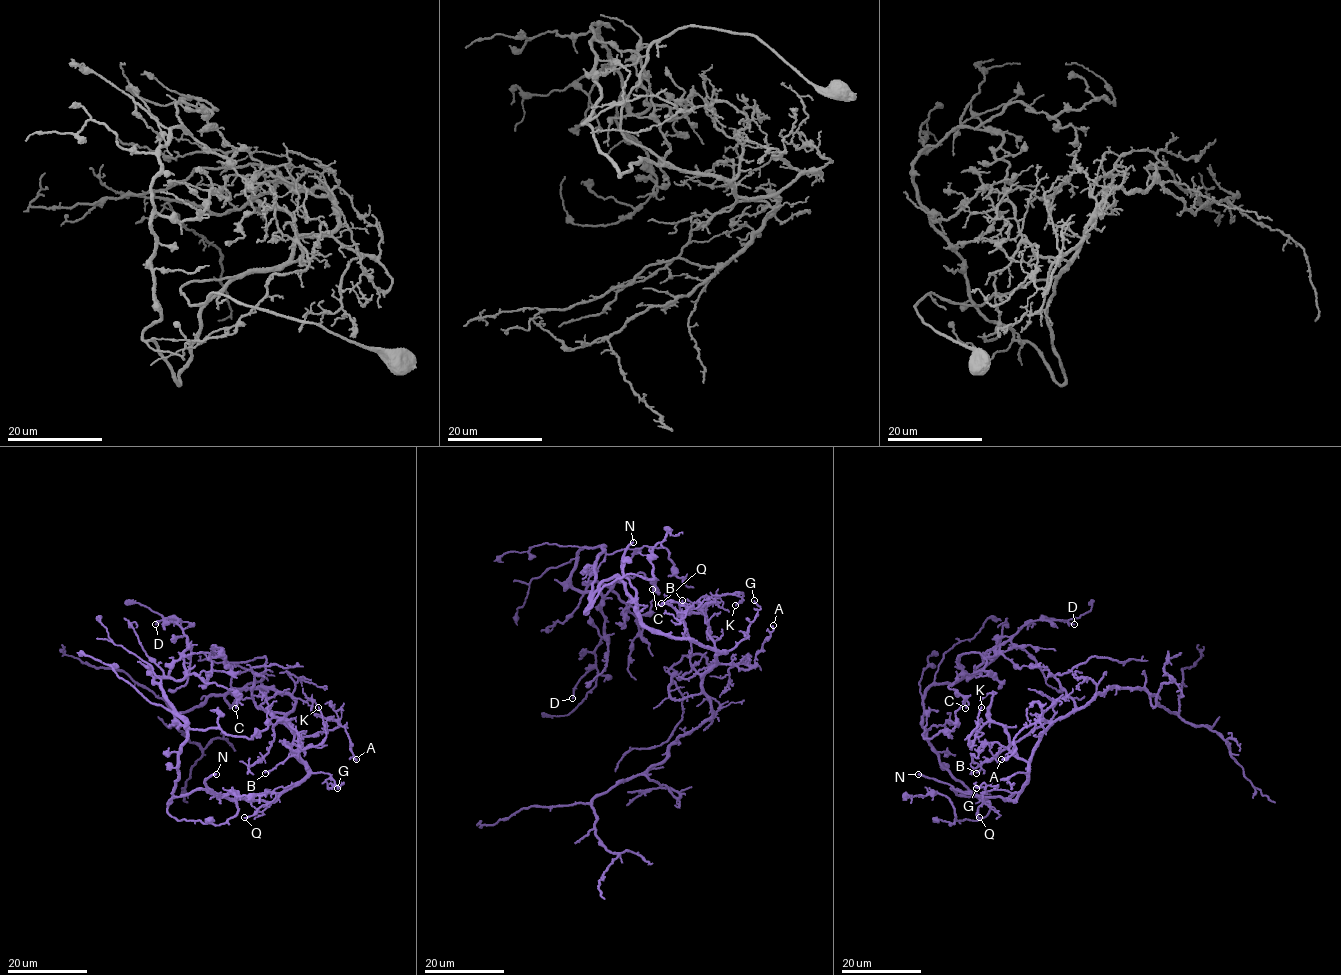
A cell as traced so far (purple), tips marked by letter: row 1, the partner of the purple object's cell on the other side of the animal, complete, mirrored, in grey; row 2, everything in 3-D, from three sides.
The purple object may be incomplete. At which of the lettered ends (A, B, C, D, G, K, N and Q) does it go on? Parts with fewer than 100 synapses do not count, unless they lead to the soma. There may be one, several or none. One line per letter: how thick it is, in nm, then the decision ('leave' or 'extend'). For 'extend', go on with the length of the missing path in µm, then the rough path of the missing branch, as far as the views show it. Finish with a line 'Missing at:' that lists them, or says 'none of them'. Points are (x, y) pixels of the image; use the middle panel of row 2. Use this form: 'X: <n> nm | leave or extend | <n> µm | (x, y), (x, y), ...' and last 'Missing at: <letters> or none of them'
A: 140 nm | leave
B: 160 nm | leave
C: 120 nm | leave
D: 160 nm | leave
G: 110 nm | leave
K: 120 nm | leave
N: 280 nm | extend | 45 µm | (633, 542), (661, 524), (682, 519), (739, 519), (762, 524), (770, 522)
Q: 160 nm | leave
Missing at: N

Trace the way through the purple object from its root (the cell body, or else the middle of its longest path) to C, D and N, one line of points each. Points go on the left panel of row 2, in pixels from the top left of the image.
C: (238, 798), (205, 790), (172, 795), (185, 722), (153, 680), (196, 674), (205, 683), (232, 689), (235, 708)
D: (238, 798), (205, 790), (172, 795), (185, 722), (153, 680), (183, 678), (187, 637), (177, 619), (155, 624)
N: (238, 798), (220, 797), (204, 783), (216, 774)

